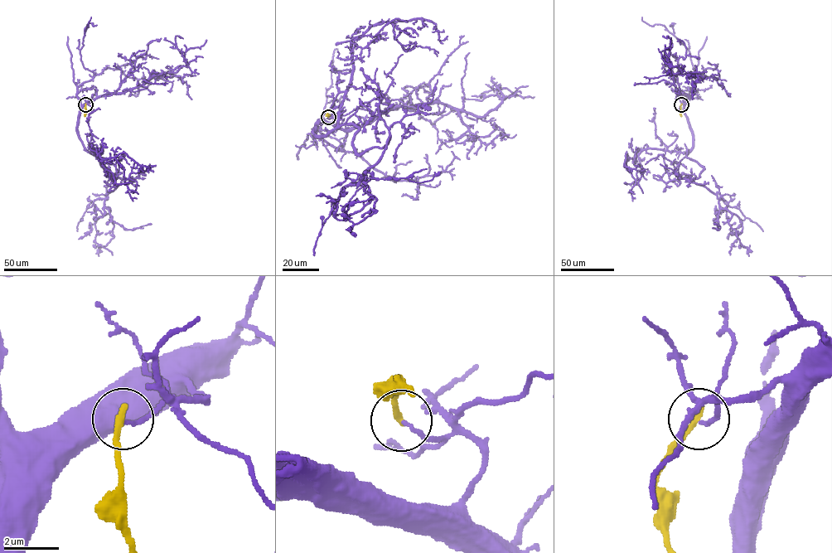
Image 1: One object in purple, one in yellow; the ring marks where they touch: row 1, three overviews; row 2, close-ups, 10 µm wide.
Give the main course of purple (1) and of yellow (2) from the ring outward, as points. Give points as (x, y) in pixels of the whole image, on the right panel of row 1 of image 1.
1: (681, 104), (693, 138), (686, 157), (703, 167), (694, 181), (742, 223), (730, 254)
2: (681, 104), (681, 116)

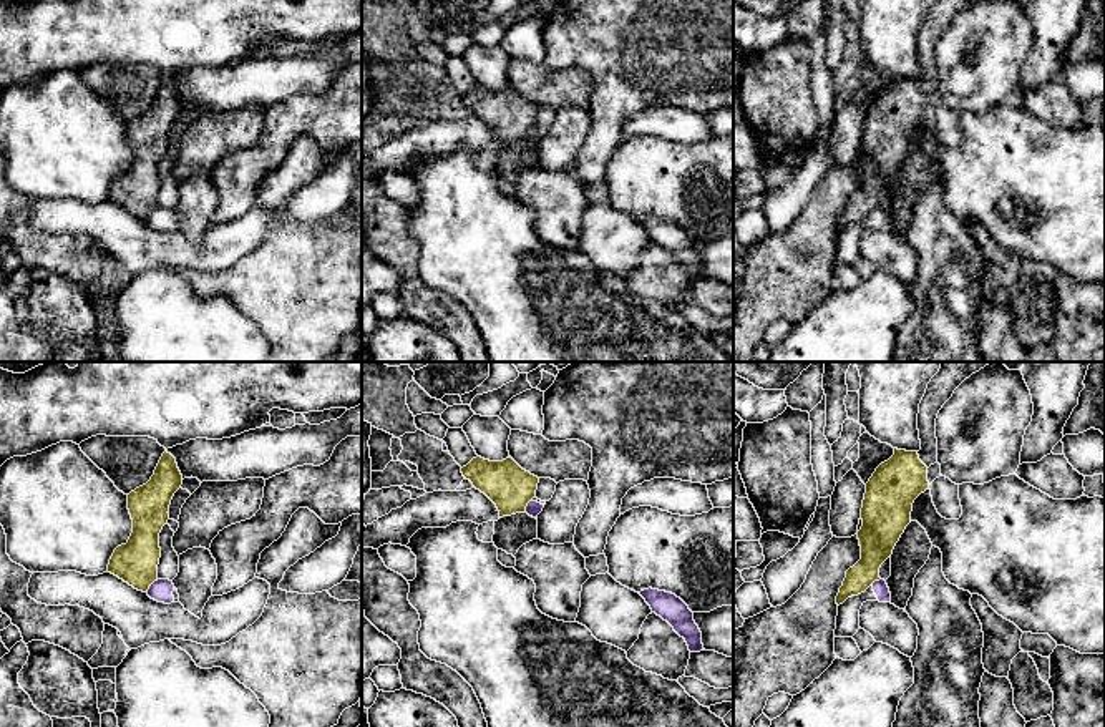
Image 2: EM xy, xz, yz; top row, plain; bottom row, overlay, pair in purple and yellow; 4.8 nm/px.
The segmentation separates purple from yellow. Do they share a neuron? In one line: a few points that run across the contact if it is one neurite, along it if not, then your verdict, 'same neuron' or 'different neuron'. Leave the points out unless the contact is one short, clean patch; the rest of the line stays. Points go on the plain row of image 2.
line xy (158, 208), (146, 219); different neuron

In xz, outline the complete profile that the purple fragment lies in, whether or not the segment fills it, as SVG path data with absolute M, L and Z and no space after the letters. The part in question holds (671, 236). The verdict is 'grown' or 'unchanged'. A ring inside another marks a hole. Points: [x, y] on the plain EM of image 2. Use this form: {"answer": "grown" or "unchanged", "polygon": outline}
{"answer": "unchanged", "polygon": "M652 216L639 222L650 234L652 241L667 249L674 259L685 267L690 281L703 279L702 261L694 249L694 241L680 226Z"}

